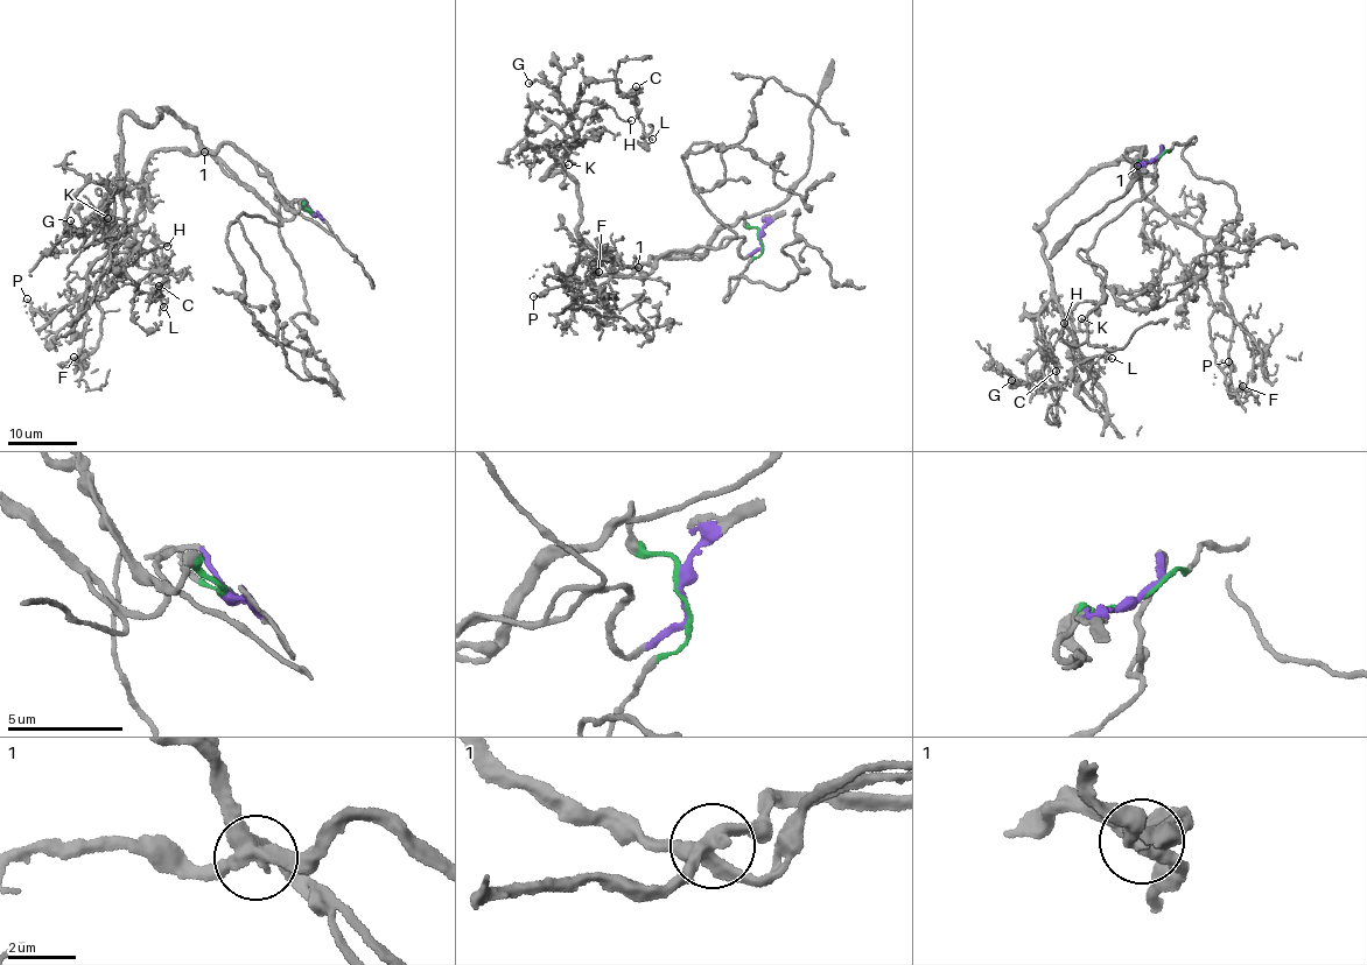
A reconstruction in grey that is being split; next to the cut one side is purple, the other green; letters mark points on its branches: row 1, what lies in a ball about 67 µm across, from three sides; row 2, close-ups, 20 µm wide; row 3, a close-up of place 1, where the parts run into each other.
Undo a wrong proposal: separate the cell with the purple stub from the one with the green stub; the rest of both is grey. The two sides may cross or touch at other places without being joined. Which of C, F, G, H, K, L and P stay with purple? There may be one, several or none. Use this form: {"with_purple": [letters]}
{"with_purple": ["C", "G", "H", "K", "L"]}

